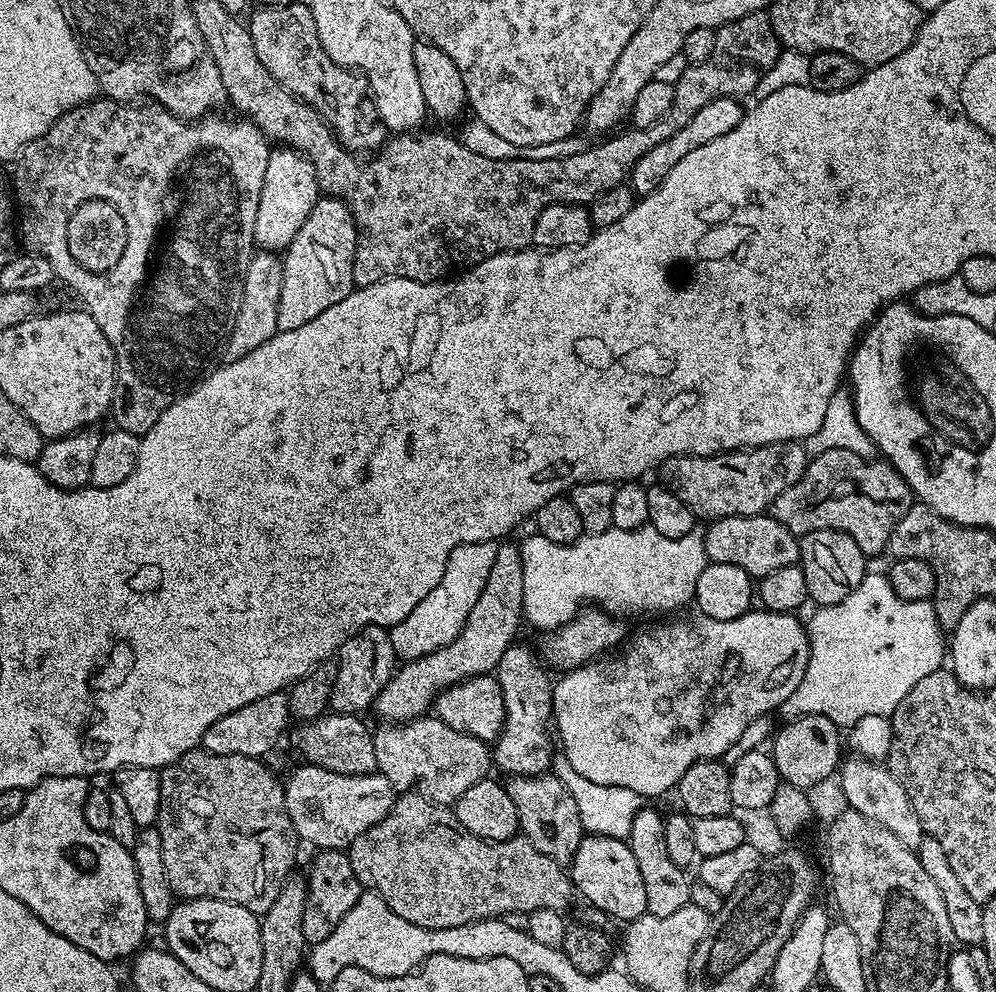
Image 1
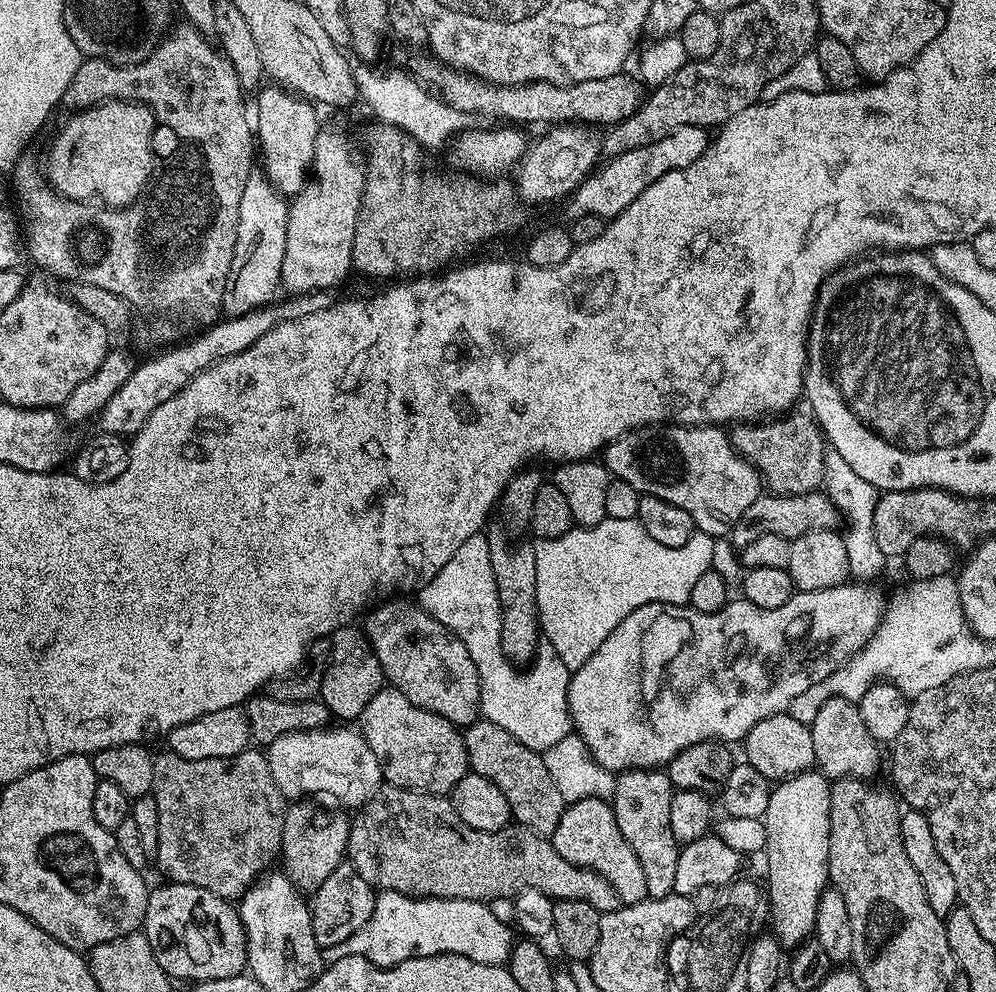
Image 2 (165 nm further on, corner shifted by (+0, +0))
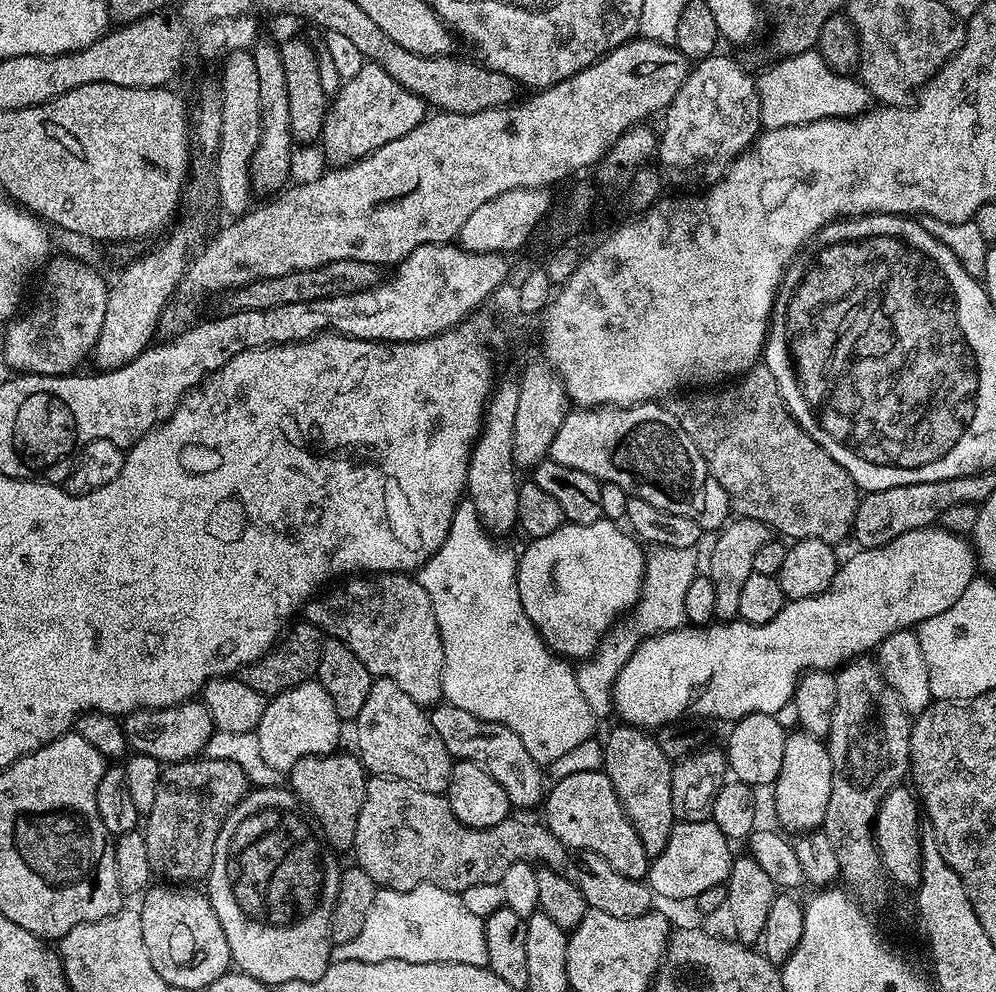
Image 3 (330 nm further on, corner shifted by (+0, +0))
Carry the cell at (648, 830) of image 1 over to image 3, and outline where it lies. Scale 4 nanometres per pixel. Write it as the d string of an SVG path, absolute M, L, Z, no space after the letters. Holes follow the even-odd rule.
M623 722L617 724L617 728L602 740L604 746L602 771L610 778L618 794L618 802L622 802L626 818L630 818L638 839L642 841L646 854L651 858L666 850L666 842L670 842L672 827L678 823L674 814L672 793L673 761L669 760L666 754L662 754L662 746L658 746L651 731L634 724Z

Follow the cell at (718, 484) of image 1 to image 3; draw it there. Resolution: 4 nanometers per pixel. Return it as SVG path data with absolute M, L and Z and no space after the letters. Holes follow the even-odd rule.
M656 402L632 404L629 408L615 406L597 406L595 408L577 407L565 416L562 426L554 434L550 459L562 462L562 466L574 466L574 470L583 470L595 480L605 484L617 484L627 492L629 497L637 496L650 506L658 506L658 510L666 510L670 514L682 514L694 522L702 530L719 530L724 527L730 516L728 495L722 485L712 477L706 458L694 446L694 438L678 426L678 418L667 408L659 408Z

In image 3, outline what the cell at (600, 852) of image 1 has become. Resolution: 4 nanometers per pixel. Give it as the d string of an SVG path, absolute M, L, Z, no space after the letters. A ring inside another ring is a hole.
M604 771L570 774L570 778L555 781L547 789L543 808L543 823L569 850L598 854L626 878L644 880L647 877L650 858Z

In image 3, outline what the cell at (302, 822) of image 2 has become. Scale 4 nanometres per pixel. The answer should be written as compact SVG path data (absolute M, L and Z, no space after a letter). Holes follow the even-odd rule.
M337 750L326 752L322 756L307 756L297 762L286 776L291 791L295 792L300 803L316 821L329 848L340 854L344 851L347 853L354 842L358 810L362 810L368 785L366 769L360 763L359 756L348 752Z

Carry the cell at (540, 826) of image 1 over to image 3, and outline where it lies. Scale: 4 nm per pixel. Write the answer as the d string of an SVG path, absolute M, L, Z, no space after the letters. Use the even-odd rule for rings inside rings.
M441 702L428 712L430 722L438 738L442 738L446 750L453 761L465 760L474 762L474 766L482 766L502 790L506 790L506 798L513 809L532 808L541 803L546 795L546 783L542 773L542 765L530 756L518 734L514 734L506 725L494 721L479 720L474 714L459 709L447 702Z

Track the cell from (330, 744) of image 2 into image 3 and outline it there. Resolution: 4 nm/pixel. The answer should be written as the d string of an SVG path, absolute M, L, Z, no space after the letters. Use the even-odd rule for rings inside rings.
M313 678L271 697L255 733L266 764L287 774L302 758L337 751L340 727L342 721L334 710L334 702L330 702L330 694Z

